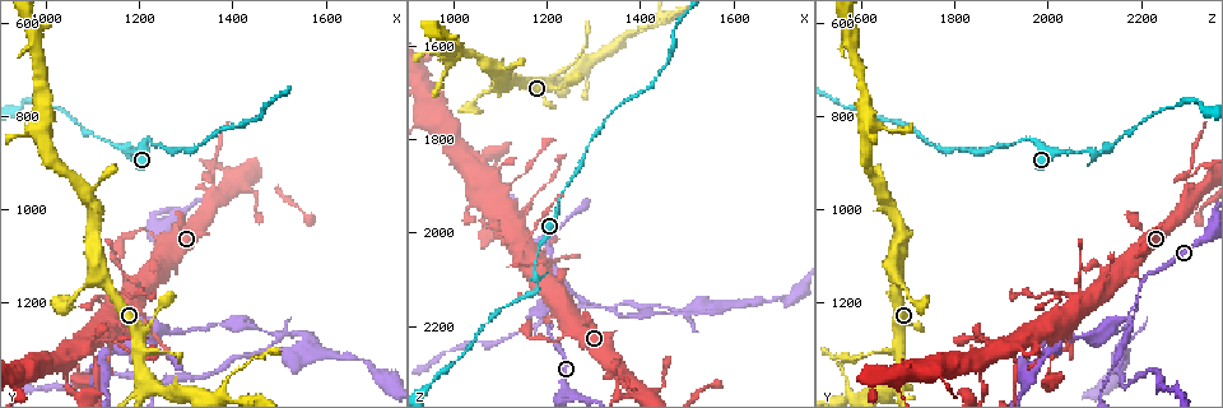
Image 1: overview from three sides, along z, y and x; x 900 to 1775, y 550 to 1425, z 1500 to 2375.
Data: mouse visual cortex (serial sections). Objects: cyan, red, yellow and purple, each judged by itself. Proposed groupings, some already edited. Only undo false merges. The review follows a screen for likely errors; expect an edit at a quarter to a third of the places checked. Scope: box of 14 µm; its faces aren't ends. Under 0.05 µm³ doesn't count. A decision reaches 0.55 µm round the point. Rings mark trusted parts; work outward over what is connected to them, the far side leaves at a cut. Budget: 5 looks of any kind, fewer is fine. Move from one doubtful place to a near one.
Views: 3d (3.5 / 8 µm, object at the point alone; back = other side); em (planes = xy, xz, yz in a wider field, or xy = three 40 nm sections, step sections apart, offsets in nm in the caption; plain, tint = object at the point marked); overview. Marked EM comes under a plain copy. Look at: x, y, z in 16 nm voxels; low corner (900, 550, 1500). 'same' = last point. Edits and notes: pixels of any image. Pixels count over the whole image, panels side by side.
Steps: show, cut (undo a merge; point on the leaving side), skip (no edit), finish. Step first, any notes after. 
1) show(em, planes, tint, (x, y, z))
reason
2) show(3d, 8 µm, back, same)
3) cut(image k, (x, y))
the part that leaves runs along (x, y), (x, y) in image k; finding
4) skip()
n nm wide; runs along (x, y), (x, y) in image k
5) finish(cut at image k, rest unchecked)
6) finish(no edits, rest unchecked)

show(3d, 8 µm, (1150, 1280, 1955))
thick turns thin

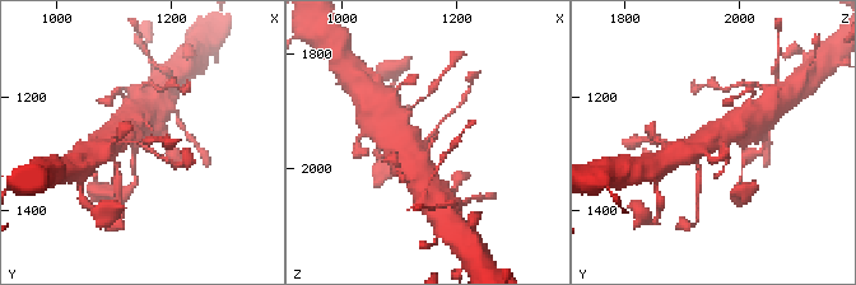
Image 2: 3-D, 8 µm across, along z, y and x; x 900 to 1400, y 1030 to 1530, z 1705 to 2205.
show(em, xy, step 2, tint, (1150, 1280, 1960))
arms of 150, 800 nm

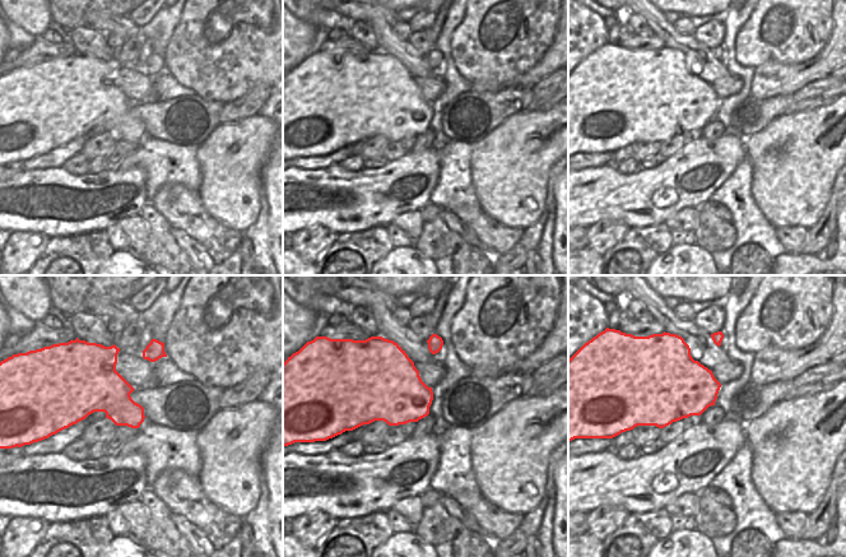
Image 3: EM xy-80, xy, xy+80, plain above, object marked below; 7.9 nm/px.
skip()
runs along (414, 166), (408, 158), (445, 117) in image 2; continuous, no second cell

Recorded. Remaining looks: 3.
show(3d, 3.5 µm, (1190, 1195, 2195))
sudden change in width

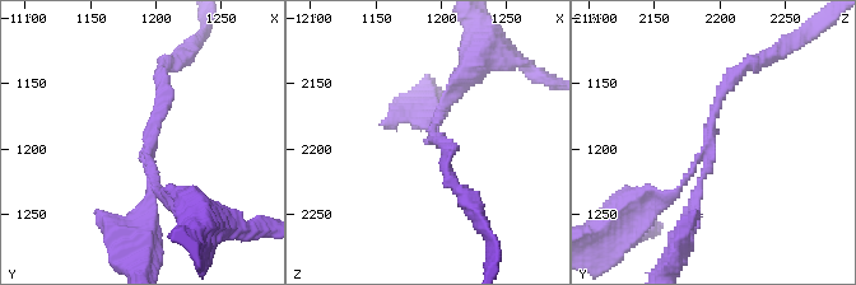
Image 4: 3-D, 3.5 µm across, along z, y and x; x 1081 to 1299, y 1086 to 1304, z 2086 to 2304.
show(em, xy, step 1, tint, (1196, 1198, 2192))
3 arms; arms of 100, 150, 150 nm; need the tissue

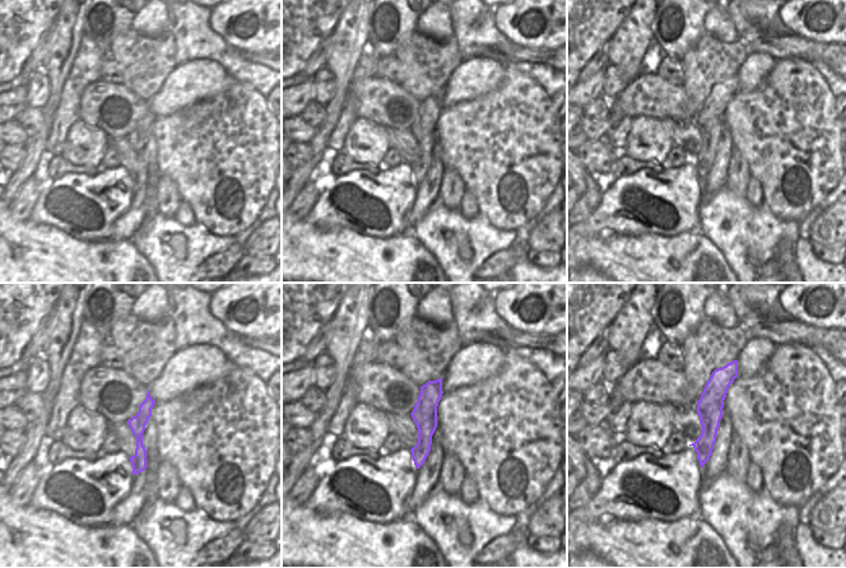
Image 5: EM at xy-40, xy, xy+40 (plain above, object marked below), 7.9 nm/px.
skip()
200 nm wide; runs along (161, 74), (149, 163), (177, 202) in image 4; one cell here

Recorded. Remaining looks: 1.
finish(no edits, rest unchecked)

